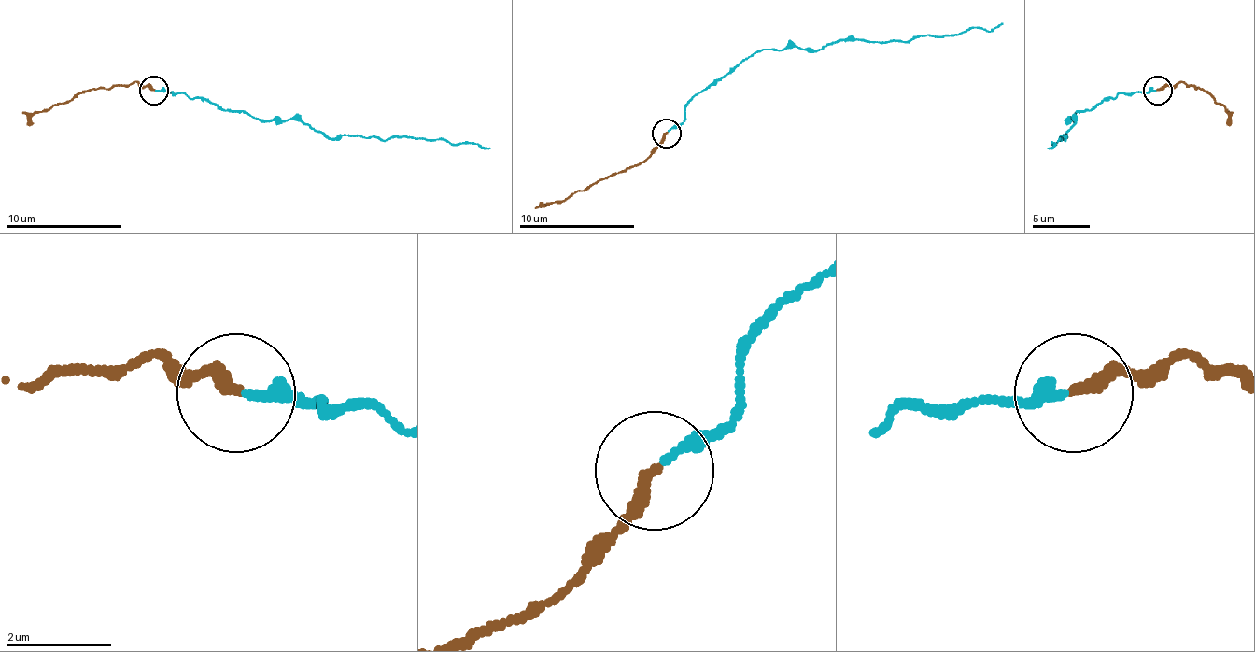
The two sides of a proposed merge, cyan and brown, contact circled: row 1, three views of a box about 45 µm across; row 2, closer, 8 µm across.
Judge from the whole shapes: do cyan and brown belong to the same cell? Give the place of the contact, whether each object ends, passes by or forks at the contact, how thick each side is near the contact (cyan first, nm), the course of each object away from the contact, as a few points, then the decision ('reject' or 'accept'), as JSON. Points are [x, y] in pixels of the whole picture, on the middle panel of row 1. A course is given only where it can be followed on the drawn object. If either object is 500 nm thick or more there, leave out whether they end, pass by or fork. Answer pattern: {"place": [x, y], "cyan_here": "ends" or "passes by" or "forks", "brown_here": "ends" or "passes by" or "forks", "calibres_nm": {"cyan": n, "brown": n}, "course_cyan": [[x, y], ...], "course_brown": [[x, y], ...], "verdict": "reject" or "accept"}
{"place": [666, 133], "cyan_here": "ends", "brown_here": "ends", "calibres_nm": {"cyan": 240, "brown": 240}, "course_cyan": [[667, 132], [684, 120], [696, 94], [765, 49], [952, 36], [1002, 22]], "course_brown": [[667, 132], [643, 161], [600, 178], [563, 202], [542, 205]], "verdict": "accept"}

